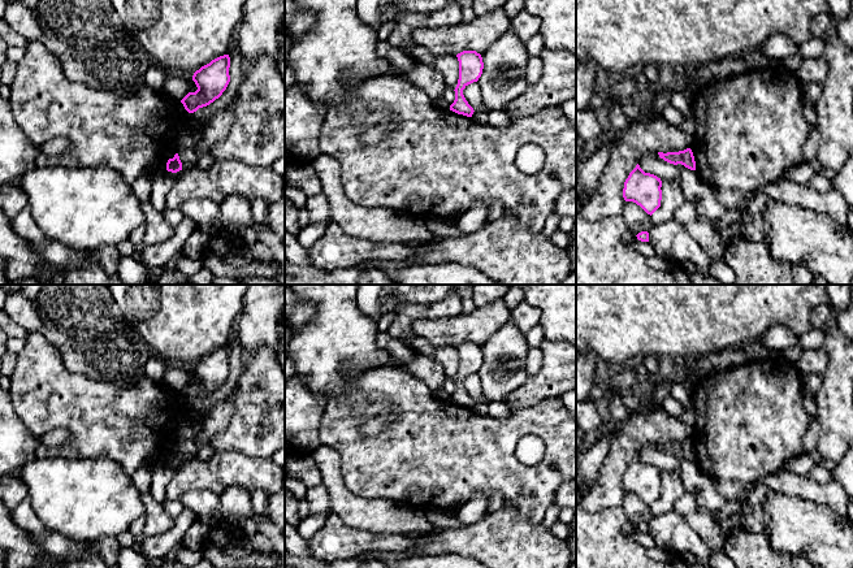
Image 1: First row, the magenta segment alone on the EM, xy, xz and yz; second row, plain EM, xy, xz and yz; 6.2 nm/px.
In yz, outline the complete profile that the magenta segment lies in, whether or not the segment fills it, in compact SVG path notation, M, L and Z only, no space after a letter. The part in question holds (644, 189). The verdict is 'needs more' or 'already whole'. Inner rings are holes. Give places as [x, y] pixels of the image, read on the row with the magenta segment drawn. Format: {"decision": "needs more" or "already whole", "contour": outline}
{"decision": "already whole", "contour": "M637 164L624 182L623 198L625 201L636 203L651 216L661 207L661 187L661 178L645 173Z"}

